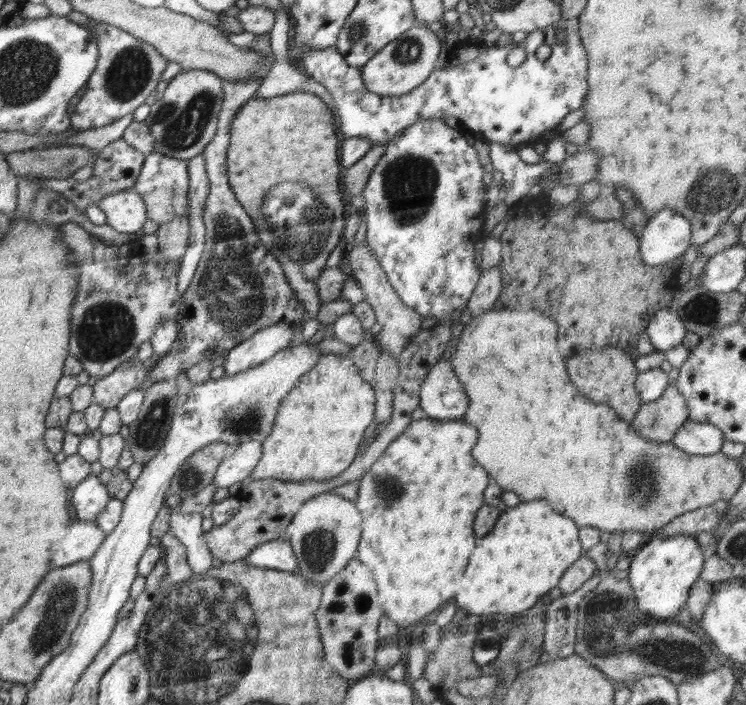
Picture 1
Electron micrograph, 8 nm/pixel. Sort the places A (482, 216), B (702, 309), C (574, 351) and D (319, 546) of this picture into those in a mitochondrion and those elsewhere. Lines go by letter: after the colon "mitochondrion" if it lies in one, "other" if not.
A: other
B: mitochondrion
C: other
D: mitochondrion

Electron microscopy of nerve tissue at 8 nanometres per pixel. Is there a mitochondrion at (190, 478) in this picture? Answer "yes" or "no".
yes

